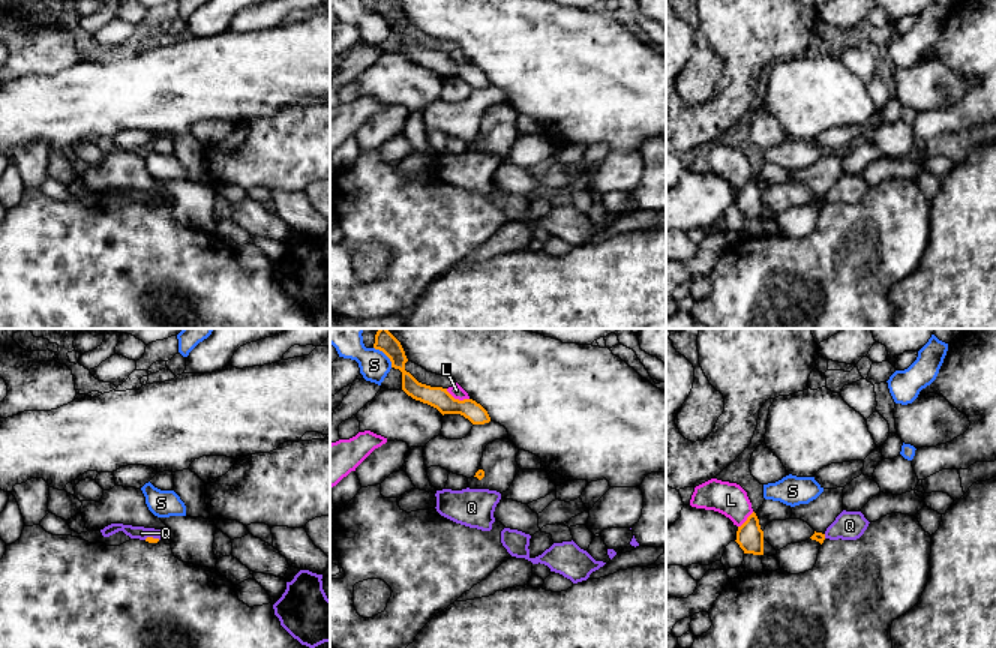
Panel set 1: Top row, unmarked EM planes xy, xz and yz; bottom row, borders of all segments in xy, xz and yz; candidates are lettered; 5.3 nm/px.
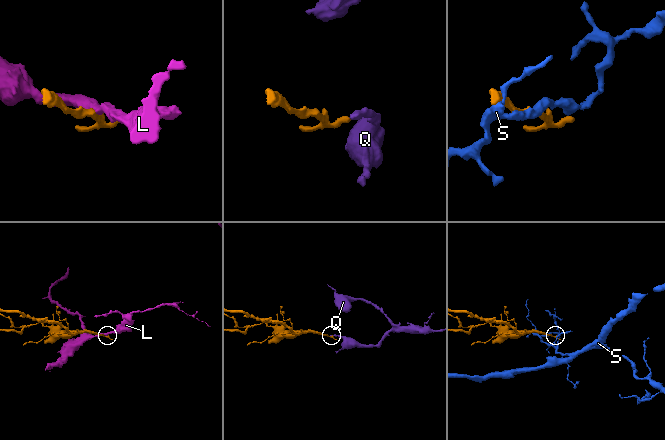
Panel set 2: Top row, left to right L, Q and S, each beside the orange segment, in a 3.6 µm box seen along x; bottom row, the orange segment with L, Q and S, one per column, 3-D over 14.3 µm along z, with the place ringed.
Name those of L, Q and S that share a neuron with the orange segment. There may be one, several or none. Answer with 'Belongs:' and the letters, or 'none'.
Belongs: none

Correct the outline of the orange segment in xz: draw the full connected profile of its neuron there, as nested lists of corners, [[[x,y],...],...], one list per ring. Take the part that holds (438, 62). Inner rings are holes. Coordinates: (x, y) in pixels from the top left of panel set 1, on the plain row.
[[[375,0],[375,14],[382,15],[392,26],[392,32],[402,36],[402,54],[416,64],[428,68],[444,78],[460,78],[472,88],[484,88],[490,86],[488,75],[472,63],[454,63],[447,52],[430,51],[418,46],[405,34],[408,26],[400,6],[394,0]]]

